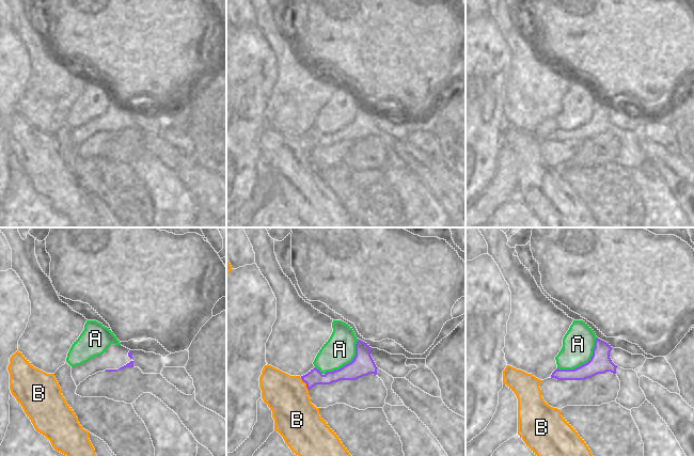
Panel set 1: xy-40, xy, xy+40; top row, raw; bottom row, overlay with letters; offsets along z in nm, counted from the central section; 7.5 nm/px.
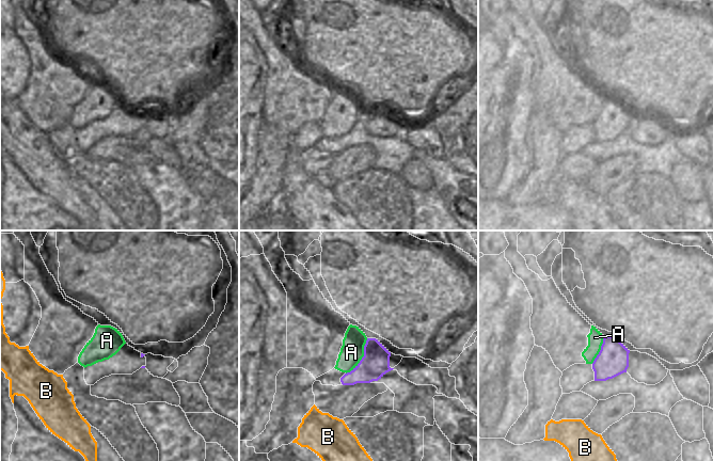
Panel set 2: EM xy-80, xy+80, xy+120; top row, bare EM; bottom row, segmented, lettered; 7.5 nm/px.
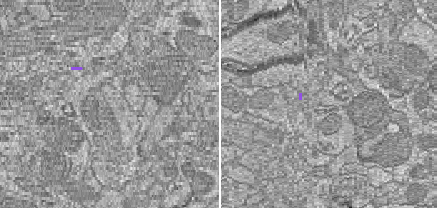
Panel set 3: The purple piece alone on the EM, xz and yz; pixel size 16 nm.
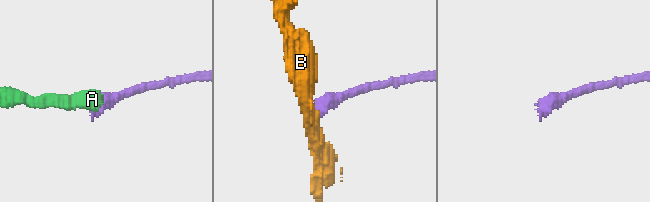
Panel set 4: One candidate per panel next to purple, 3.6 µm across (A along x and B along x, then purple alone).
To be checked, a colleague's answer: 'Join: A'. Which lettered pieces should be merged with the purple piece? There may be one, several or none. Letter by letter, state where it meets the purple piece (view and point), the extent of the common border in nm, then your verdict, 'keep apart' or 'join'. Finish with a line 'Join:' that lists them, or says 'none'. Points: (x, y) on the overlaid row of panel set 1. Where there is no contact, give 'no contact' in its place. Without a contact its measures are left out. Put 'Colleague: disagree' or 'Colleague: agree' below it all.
A: contact xy+40 (585, 363); length 380 nm; join
B: contact xy (305, 382); length 120 nm; keep apart
Join: A
Colleague: agree

